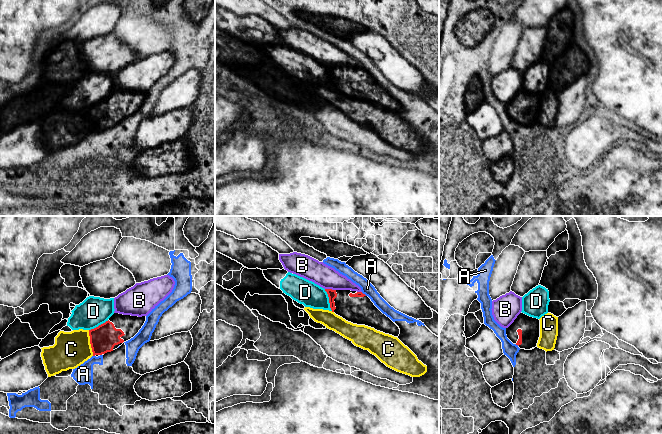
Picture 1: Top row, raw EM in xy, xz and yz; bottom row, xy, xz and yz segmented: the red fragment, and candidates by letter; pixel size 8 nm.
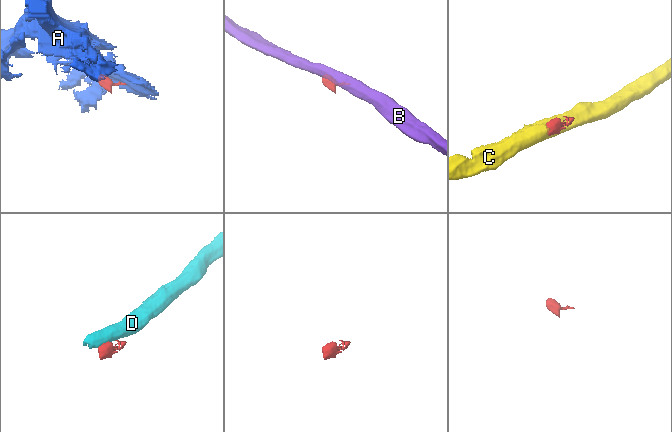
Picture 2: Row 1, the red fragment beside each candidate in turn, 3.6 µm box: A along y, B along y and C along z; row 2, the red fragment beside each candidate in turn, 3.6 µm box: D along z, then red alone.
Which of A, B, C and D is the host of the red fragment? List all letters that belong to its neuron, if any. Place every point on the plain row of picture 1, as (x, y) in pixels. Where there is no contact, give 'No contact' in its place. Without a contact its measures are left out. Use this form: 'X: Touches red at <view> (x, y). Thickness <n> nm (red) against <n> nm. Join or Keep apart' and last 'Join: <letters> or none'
A: Touches red at xz (364, 70). Thickness 50 nm (red) against 100 nm. Keep apart
B: Touches red at xz (330, 65). Thickness 70 nm (red) against 180 nm. Keep apart
C: Touches red at xy (90, 119). Thickness 220 nm (red) against 280 nm. Keep apart
D: Touches red at xz (329, 76). Thickness 70 nm (red) against 200 nm. Keep apart
Join: none

